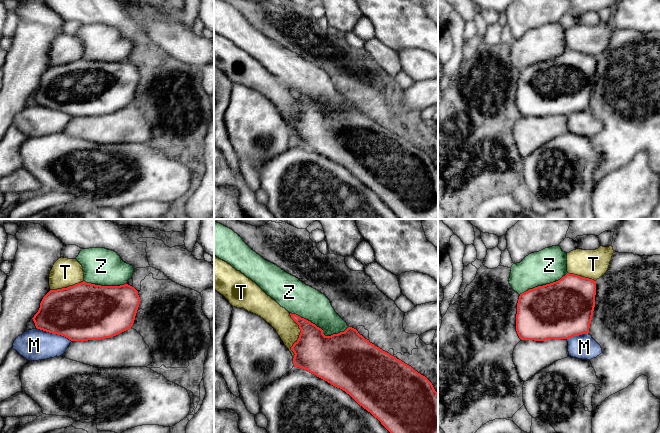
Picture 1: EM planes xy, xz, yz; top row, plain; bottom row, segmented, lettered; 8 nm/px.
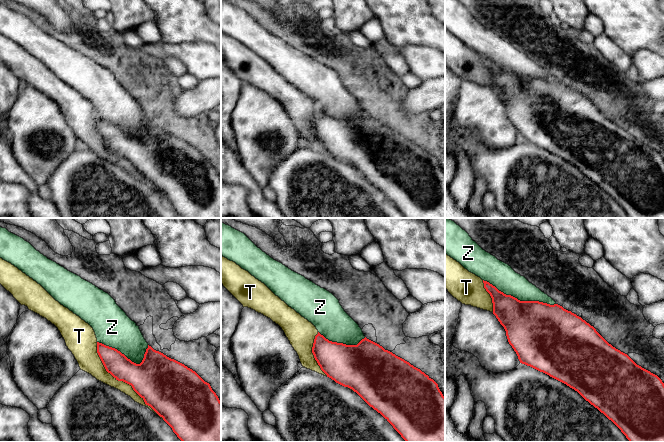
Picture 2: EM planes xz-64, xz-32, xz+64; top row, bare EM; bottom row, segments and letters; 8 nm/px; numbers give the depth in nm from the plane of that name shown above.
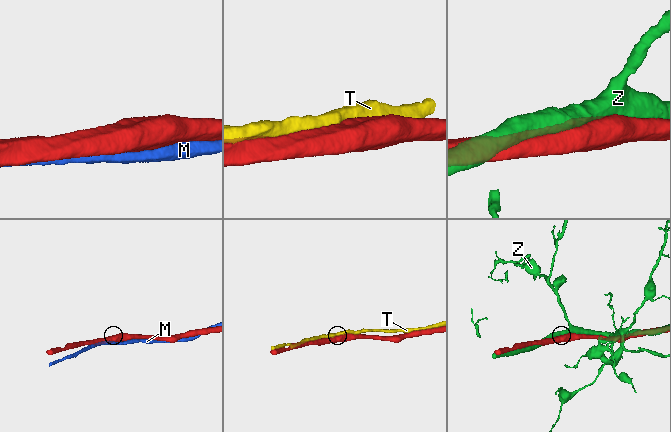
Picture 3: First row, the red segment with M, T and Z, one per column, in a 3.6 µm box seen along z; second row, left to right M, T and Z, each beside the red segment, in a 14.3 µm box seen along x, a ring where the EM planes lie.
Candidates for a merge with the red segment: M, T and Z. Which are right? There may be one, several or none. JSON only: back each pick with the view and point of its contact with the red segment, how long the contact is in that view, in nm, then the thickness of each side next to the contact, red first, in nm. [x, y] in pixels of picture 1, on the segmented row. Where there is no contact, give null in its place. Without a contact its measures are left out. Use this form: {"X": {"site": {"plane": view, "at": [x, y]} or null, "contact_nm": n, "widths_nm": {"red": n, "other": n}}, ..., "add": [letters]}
{"add": []}

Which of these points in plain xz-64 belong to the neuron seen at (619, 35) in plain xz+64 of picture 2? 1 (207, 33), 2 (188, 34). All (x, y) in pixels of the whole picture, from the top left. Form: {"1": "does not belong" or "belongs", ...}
{"1": "belongs", "2": "belongs"}

